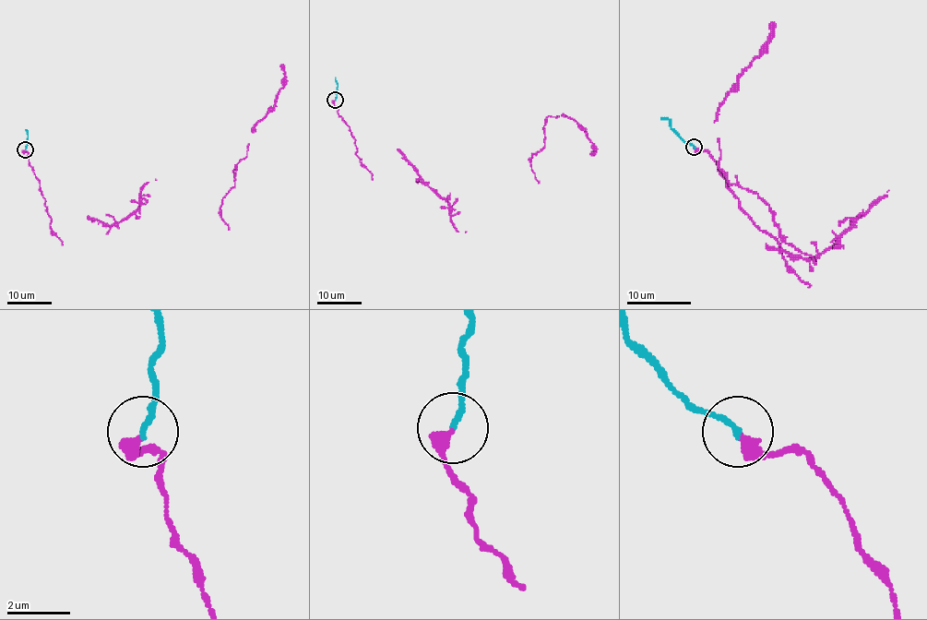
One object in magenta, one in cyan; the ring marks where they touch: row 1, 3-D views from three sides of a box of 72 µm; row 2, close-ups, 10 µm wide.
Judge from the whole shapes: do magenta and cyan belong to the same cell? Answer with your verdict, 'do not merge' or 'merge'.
merge

